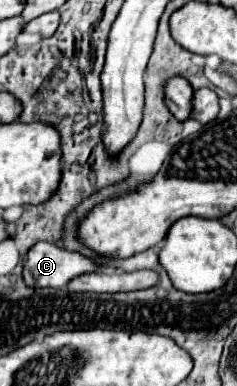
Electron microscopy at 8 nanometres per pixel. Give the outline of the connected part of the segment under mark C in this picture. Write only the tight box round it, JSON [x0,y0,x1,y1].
[24,243,102,287]

